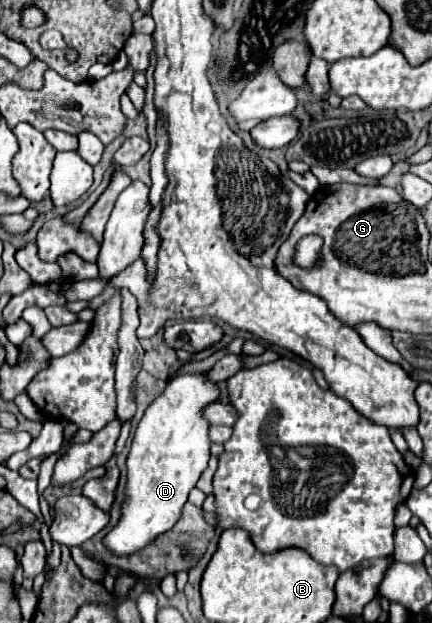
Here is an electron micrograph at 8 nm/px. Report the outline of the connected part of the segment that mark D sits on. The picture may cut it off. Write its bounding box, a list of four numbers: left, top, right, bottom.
[105,372,219,554]

